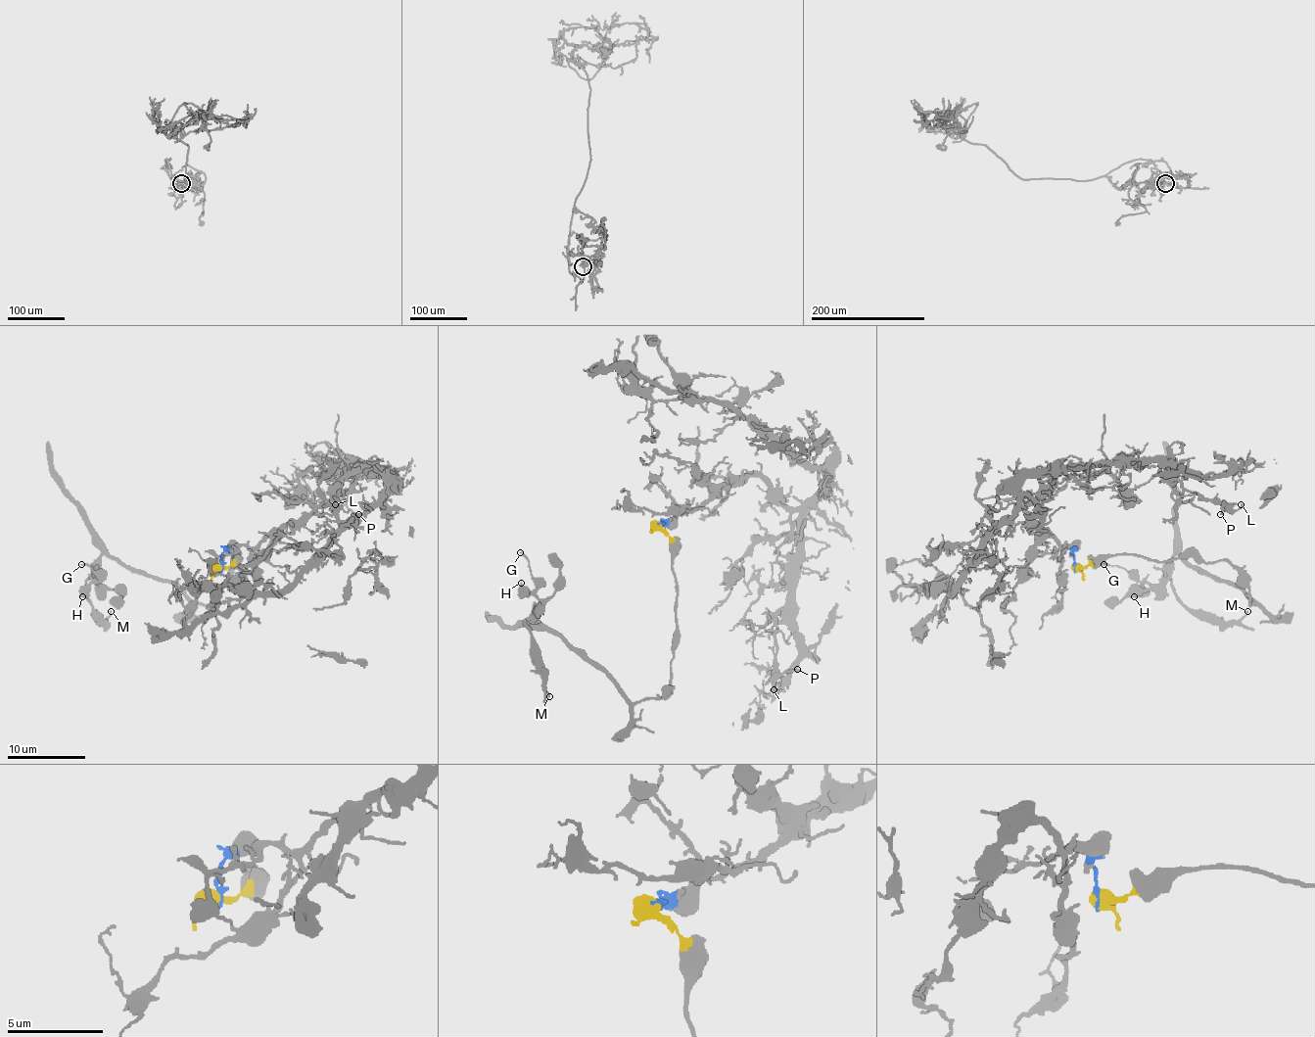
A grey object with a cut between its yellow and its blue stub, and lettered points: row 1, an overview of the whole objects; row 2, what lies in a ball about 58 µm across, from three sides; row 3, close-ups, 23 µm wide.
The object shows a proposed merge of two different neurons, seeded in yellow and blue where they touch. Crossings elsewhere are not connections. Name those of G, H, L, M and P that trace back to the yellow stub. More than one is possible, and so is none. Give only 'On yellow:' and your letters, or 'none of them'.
On yellow: G, H, M

